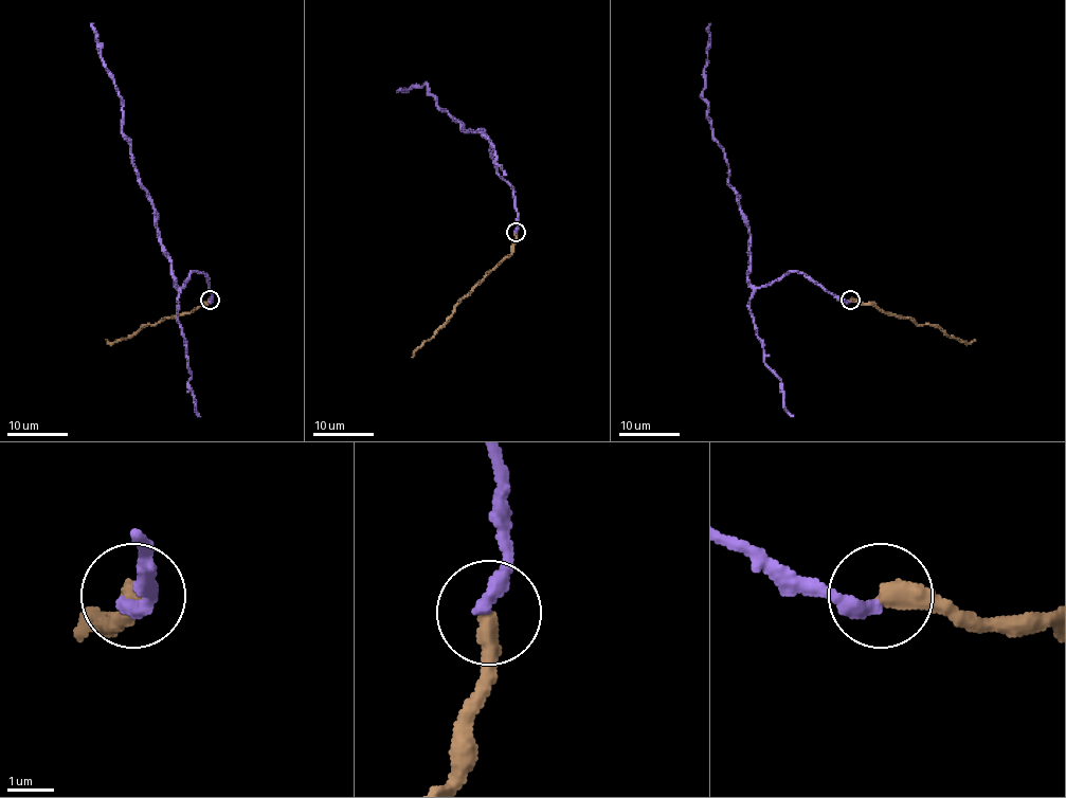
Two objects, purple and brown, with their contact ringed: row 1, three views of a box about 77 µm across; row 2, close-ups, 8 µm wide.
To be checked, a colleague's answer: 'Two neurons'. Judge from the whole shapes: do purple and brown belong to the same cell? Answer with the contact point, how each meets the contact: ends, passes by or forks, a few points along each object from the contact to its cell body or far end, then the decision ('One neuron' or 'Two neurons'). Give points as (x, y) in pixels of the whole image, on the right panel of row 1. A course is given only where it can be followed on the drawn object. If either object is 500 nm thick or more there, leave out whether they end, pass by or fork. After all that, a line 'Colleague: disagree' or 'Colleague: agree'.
Place: (850, 300). At the ring purple ends. At the ring brown ends. Course of purple: (850, 301), (803, 273), (758, 287), (750, 283), (748, 220), (703, 97), (710, 23). Course of brown: (850, 301), (909, 316), (918, 324), (936, 324), (950, 337), (964, 342), (975, 340). One neuron
Colleague: disagree

